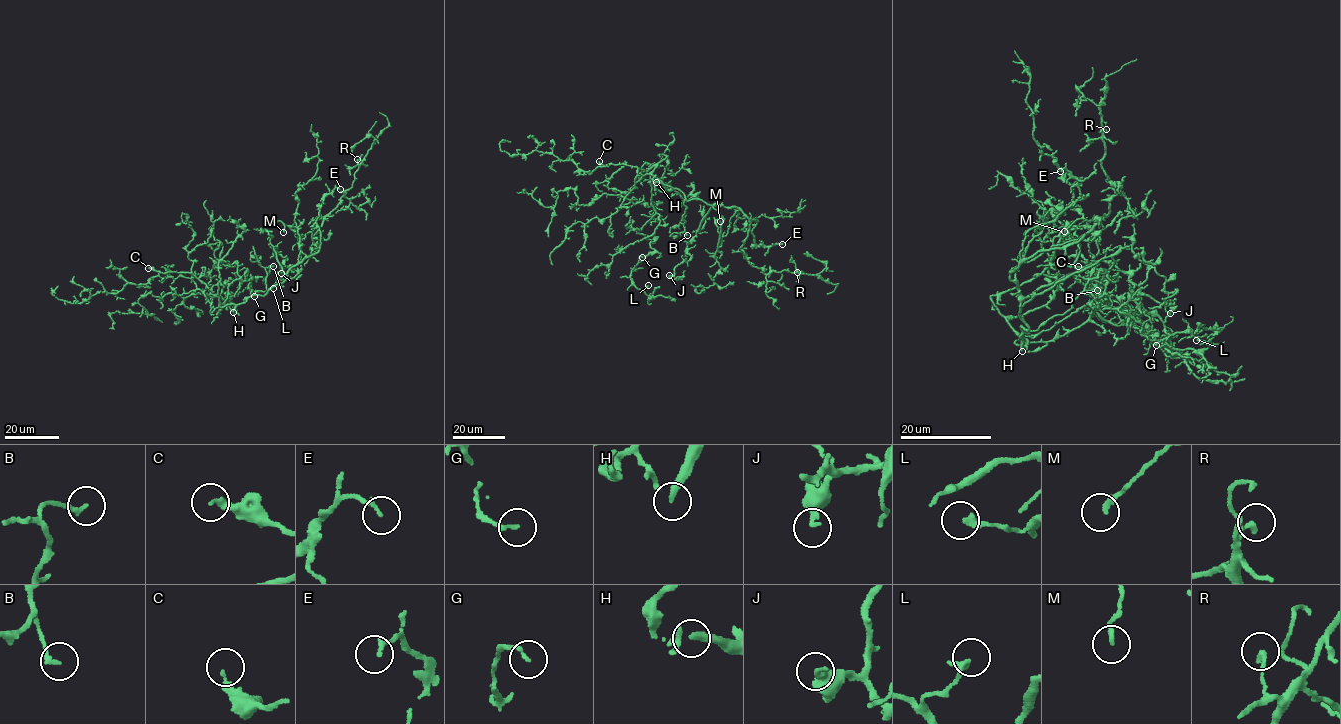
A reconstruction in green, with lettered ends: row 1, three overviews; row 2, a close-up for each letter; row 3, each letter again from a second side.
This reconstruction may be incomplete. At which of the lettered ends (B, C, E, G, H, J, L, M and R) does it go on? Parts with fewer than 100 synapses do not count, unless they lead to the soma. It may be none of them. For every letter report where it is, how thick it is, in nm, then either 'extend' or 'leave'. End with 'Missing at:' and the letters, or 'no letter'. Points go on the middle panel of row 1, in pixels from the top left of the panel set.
B: (687, 235) | 170 nm | leave
C: (599, 161) | 160 nm | leave
E: (782, 244) | 170 nm | leave
G: (642, 257) | 150 nm | leave
H: (656, 182) | 260 nm | extend
J: (669, 275) | 320 nm | leave
L: (648, 285) | 240 nm | leave
M: (720, 221) | 170 nm | leave
R: (797, 272) | 200 nm | leave
Missing at: H

